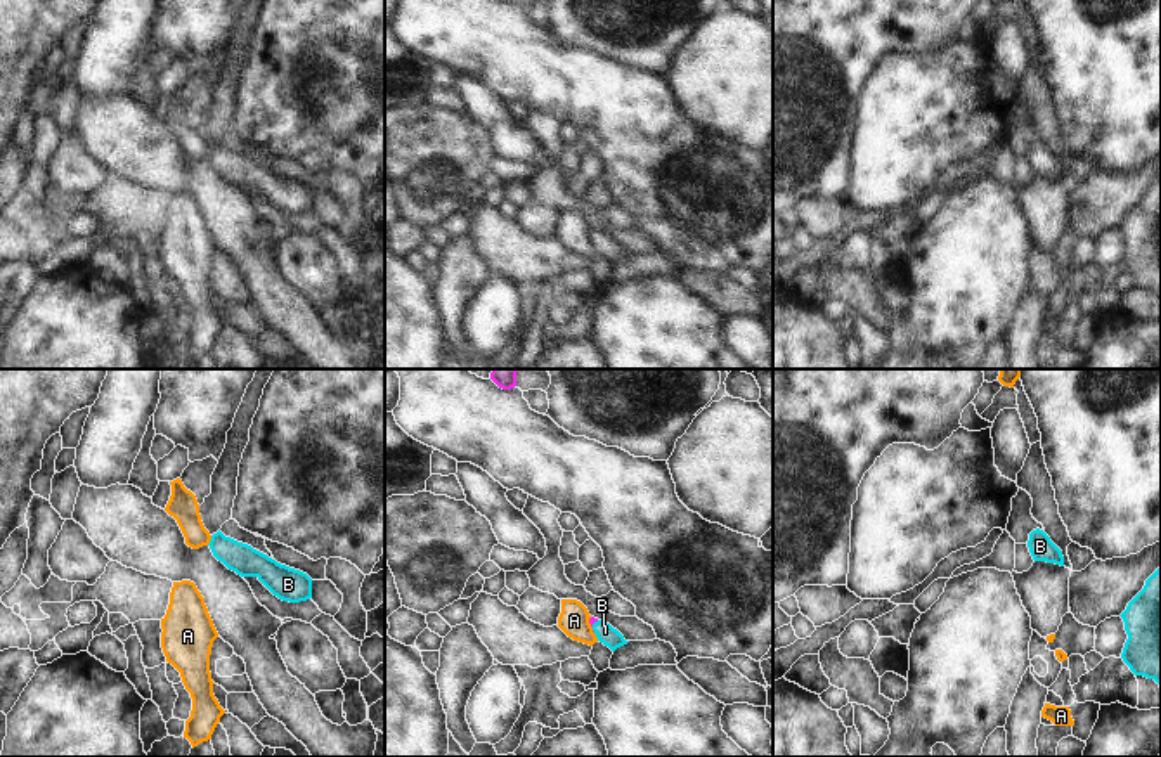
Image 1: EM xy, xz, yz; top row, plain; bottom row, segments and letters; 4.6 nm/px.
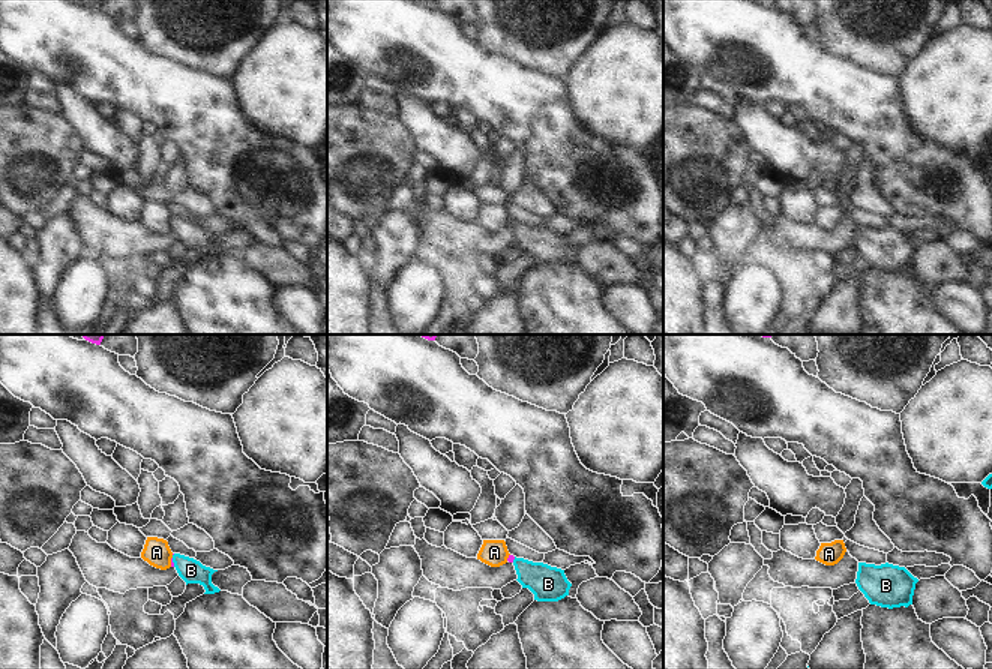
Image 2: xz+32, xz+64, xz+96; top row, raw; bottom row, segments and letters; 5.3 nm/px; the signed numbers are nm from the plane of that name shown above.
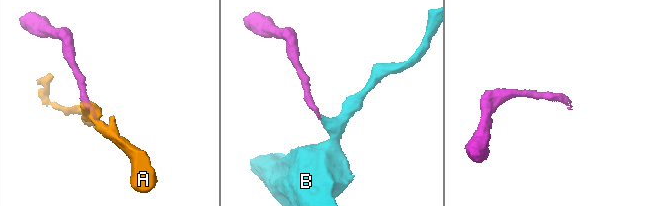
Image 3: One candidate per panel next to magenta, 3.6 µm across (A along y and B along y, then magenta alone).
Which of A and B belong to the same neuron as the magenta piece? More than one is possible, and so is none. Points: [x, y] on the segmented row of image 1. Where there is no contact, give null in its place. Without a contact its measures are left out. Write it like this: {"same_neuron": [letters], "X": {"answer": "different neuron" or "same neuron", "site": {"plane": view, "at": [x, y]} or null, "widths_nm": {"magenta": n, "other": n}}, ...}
{"same_neuron": ["B"], "A": {"answer": "different neuron", "site": {"plane": "xz", "at": [590, 622]}, "widths_nm": {"magenta": 30, "other": 140}}, "B": {"answer": "same neuron", "site": {"plane": "xz", "at": [595, 621]}, "widths_nm": {"magenta": 30, "other": 90}}}

